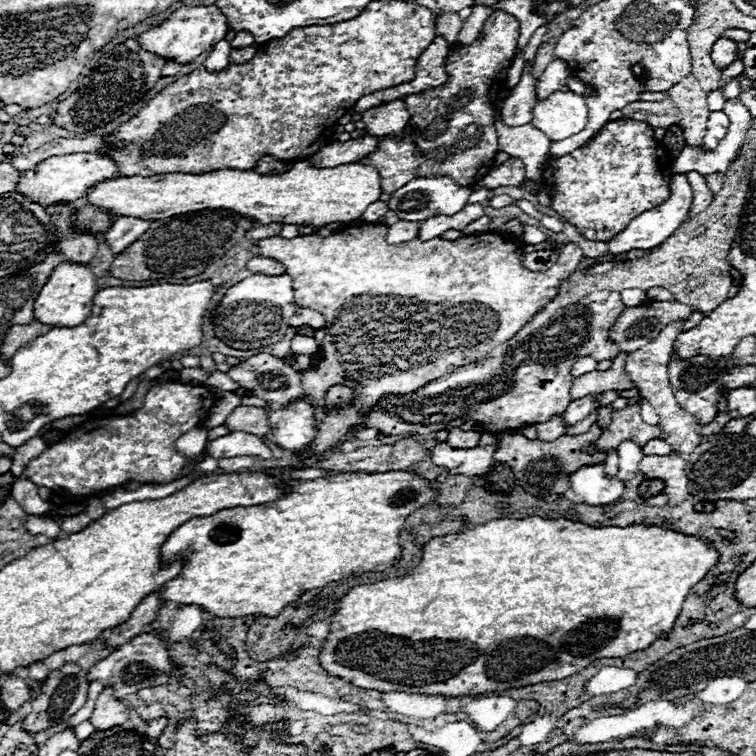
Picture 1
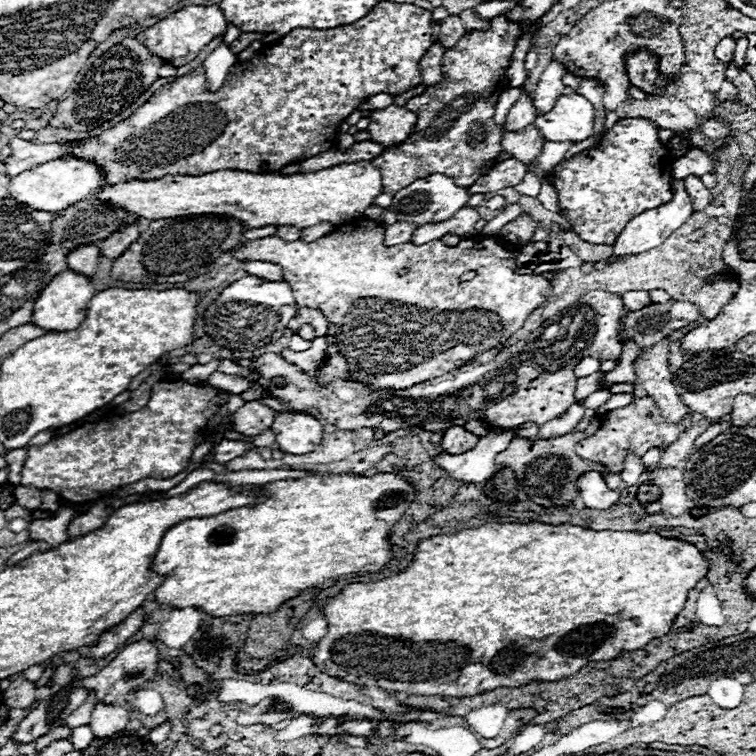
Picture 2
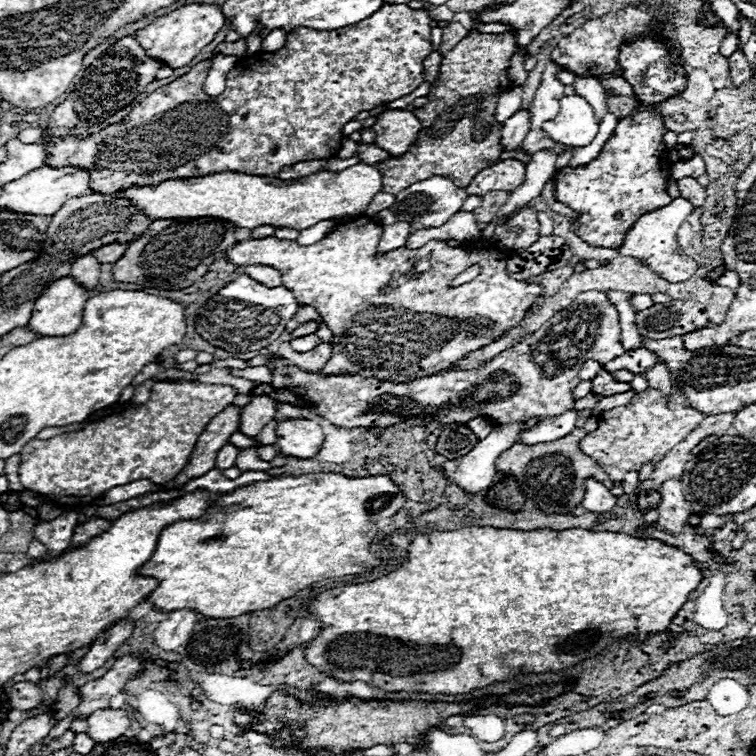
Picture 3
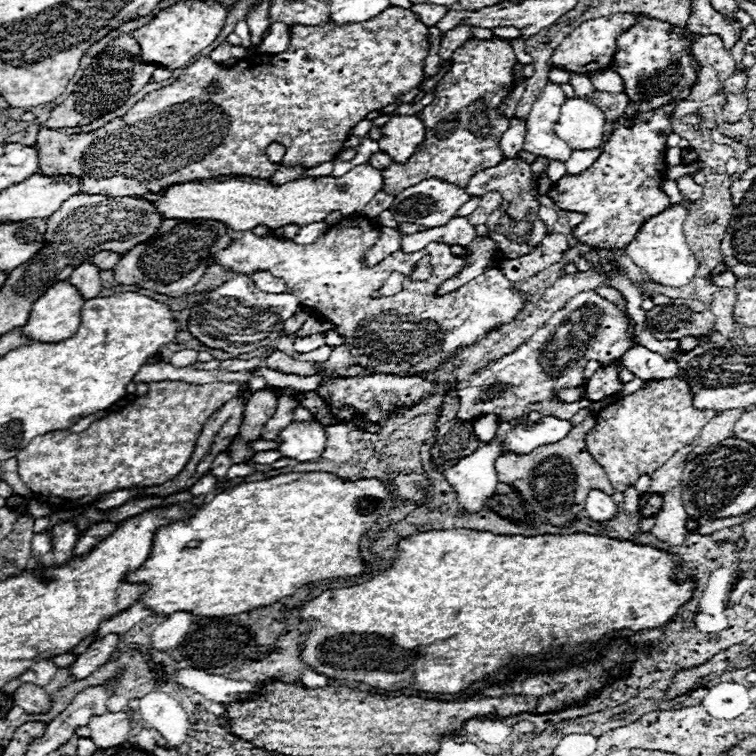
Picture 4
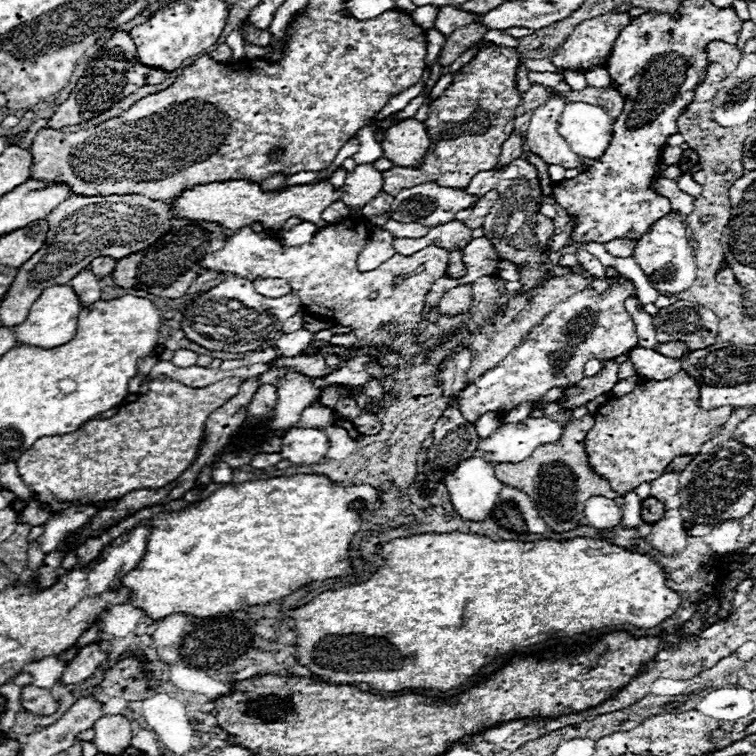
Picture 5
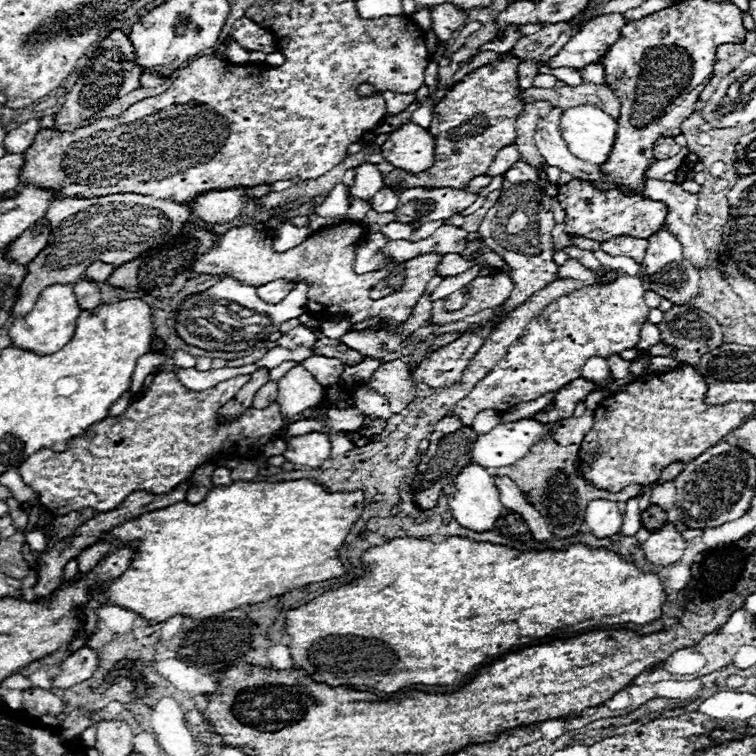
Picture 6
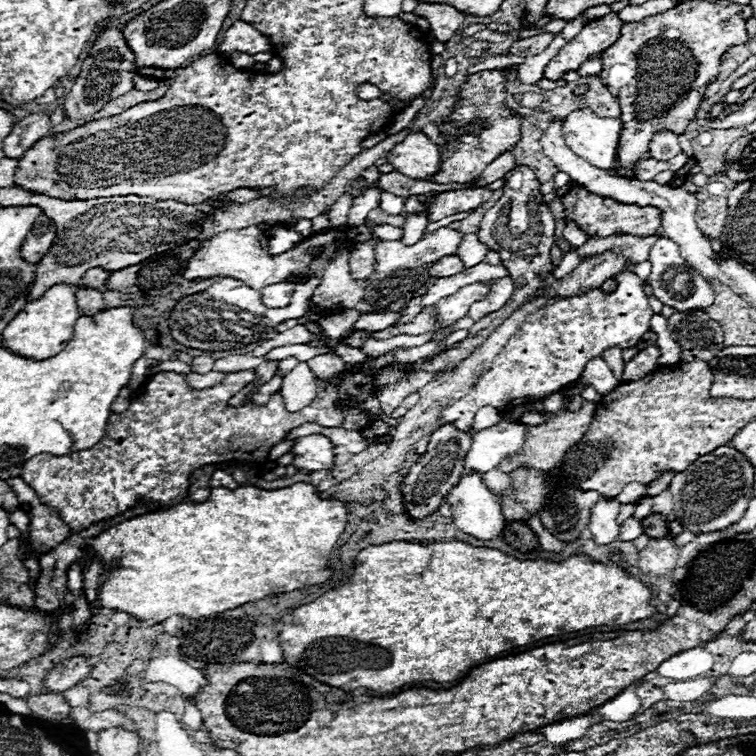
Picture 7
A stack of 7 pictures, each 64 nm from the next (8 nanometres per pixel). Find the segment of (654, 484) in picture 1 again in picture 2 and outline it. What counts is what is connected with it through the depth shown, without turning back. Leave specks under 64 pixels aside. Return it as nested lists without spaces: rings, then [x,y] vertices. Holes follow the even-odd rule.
[[[644,484],[638,488],[638,500],[640,500],[640,504],[656,502],[656,500],[660,500],[660,490],[654,484]]]

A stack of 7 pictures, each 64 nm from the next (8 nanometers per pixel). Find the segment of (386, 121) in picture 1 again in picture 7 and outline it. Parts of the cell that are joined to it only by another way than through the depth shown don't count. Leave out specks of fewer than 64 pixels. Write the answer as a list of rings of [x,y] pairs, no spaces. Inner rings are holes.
[[[410,134],[386,158],[396,172],[412,180],[428,180],[440,170],[442,164],[438,146],[424,134]]]

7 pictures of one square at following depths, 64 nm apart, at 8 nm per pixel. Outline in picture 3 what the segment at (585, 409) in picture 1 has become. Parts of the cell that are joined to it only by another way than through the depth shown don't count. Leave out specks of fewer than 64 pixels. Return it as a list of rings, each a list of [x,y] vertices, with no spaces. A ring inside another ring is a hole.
[[[568,410],[562,416],[552,416],[550,420],[538,422],[530,430],[522,430],[518,434],[516,442],[526,444],[526,446],[534,446],[540,442],[552,442],[552,440],[558,440],[558,438],[570,434],[576,428],[574,424],[576,424],[576,412]]]

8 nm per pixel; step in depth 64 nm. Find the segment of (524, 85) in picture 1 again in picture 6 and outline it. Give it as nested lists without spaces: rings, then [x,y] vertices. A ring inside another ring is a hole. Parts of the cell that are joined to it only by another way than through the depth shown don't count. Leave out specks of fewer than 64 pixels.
[[[510,144],[506,148],[502,148],[502,152],[498,152],[498,156],[494,158],[494,164],[490,164],[490,168],[486,170],[488,176],[502,176],[506,170],[510,170],[516,162],[520,160],[520,154],[516,150],[516,144]]]

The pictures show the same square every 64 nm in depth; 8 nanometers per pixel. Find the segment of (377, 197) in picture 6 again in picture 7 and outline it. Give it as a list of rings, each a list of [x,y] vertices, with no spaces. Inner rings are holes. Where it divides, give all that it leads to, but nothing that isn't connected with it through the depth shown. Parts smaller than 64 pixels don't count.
[[[382,192],[380,208],[382,208],[386,214],[400,214],[402,208],[404,208],[404,198],[394,196],[394,194],[390,194],[390,192]]]

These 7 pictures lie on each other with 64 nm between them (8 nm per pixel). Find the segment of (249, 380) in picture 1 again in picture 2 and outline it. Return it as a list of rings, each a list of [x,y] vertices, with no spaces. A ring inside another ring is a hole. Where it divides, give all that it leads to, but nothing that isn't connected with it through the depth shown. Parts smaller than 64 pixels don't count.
[[[586,292],[578,304],[572,304],[570,308],[564,308],[554,316],[552,320],[538,326],[528,338],[516,342],[514,346],[504,348],[496,354],[494,360],[480,366],[460,366],[452,372],[446,372],[434,380],[426,380],[422,384],[414,384],[414,388],[402,388],[402,390],[372,390],[370,386],[362,382],[350,382],[336,378],[328,384],[318,384],[314,376],[302,372],[298,366],[286,362],[278,354],[264,354],[258,356],[254,366],[260,370],[262,378],[258,380],[260,386],[266,390],[272,390],[270,394],[284,402],[292,404],[294,410],[306,410],[310,414],[316,412],[316,416],[322,416],[324,422],[338,426],[340,430],[358,430],[358,428],[380,428],[384,432],[394,432],[398,428],[408,426],[420,426],[430,432],[446,430],[450,426],[464,426],[470,418],[480,418],[492,428],[518,428],[524,422],[544,424],[552,418],[558,418],[564,414],[570,404],[576,402],[574,388],[576,388],[576,376],[574,368],[578,360],[592,356],[596,360],[616,360],[622,354],[622,342],[620,342],[620,312],[622,312],[622,298],[618,294],[610,292]]]

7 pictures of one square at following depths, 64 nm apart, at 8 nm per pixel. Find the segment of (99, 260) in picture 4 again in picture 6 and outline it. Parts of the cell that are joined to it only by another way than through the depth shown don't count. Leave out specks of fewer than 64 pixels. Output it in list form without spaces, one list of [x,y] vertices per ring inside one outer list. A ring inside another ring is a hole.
[[[94,262],[86,272],[84,272],[84,278],[88,280],[94,280],[96,284],[102,284],[110,278],[110,274],[114,272],[114,266],[110,264],[104,264],[104,262]]]

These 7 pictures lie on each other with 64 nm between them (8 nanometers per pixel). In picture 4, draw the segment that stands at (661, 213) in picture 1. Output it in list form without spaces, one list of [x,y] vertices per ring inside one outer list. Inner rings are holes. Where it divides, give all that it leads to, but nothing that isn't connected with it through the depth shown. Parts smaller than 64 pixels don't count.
[[[670,206],[666,212],[662,212],[660,216],[650,218],[636,234],[636,238],[624,248],[624,254],[630,256],[634,260],[636,266],[640,266],[646,276],[662,286],[670,286],[670,288],[680,288],[690,284],[690,280],[694,278],[696,270],[698,270],[698,262],[694,258],[694,254],[690,252],[688,244],[686,244],[686,236],[682,232],[684,226],[684,218],[686,218],[688,210],[682,206]]]

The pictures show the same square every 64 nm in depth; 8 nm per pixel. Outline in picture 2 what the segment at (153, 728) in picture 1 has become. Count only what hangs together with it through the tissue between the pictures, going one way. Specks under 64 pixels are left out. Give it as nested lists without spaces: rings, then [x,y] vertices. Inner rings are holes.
[[[169,722],[162,723],[158,727],[150,730],[148,739],[154,745],[159,744],[168,738],[170,730],[171,725]]]

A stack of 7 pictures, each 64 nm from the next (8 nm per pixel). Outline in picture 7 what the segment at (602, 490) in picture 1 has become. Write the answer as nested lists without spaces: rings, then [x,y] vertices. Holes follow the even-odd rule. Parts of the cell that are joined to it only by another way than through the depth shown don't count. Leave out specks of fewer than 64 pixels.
[[[598,500],[598,504],[592,508],[592,538],[596,544],[610,544],[618,538],[620,526],[616,524],[620,502],[616,500]]]

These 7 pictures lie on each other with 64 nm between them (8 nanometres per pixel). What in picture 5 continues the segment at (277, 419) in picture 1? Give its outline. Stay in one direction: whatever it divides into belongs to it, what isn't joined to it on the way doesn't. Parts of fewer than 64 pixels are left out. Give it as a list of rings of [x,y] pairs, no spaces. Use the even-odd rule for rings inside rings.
[[[290,428],[282,436],[282,458],[292,464],[318,464],[326,458],[328,438],[318,428]]]

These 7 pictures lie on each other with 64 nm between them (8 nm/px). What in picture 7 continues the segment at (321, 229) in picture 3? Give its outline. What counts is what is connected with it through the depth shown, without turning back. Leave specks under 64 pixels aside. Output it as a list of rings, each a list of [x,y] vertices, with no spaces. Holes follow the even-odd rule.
[[[278,224],[270,228],[270,252],[272,254],[282,254],[300,242],[302,242],[302,236],[292,226]]]

